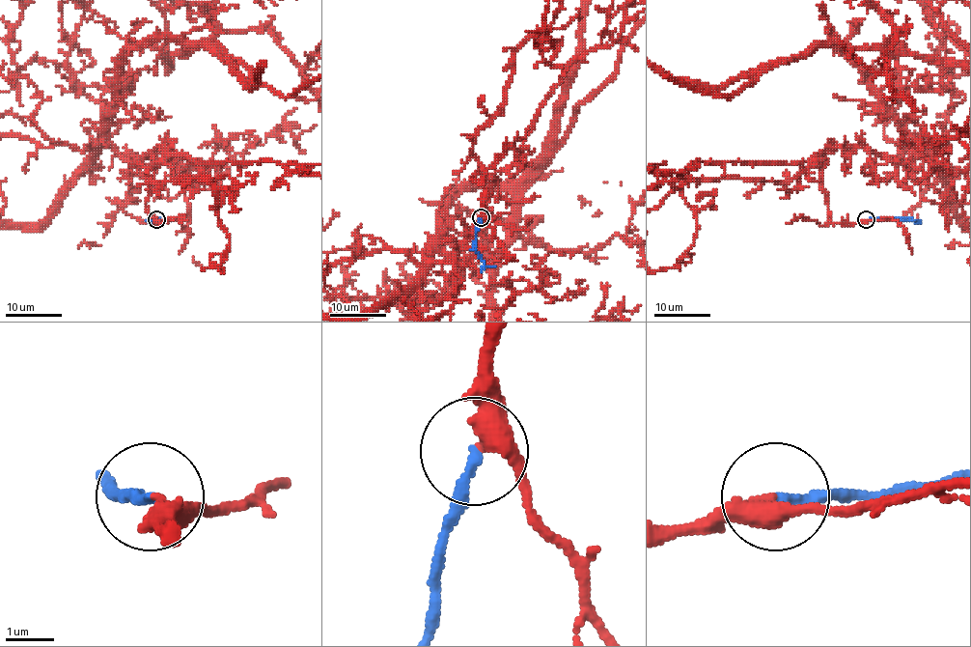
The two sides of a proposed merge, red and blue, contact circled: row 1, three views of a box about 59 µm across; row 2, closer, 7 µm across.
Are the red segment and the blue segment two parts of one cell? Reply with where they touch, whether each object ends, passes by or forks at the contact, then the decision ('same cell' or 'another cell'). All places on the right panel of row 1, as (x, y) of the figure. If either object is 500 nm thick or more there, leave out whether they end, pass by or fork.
place (866, 219); red passes by; blue ends; same cell

